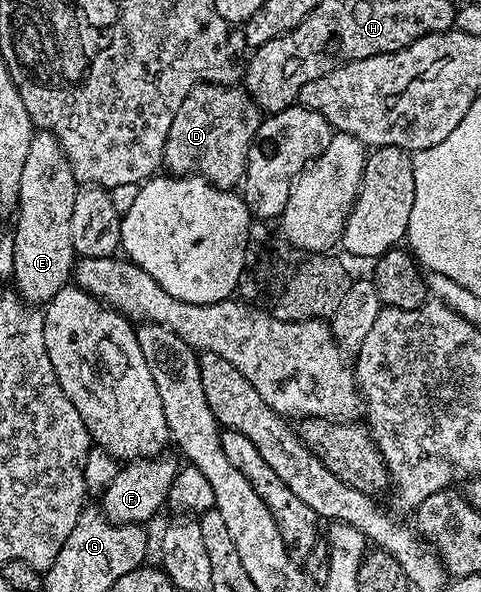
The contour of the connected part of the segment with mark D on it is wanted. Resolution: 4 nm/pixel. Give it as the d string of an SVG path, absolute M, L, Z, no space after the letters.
M228 84L195 86L191 94L183 98L183 106L179 106L171 130L167 130L164 167L174 176L196 174L217 188L236 189L244 181L249 147L262 119L261 109L244 87Z

